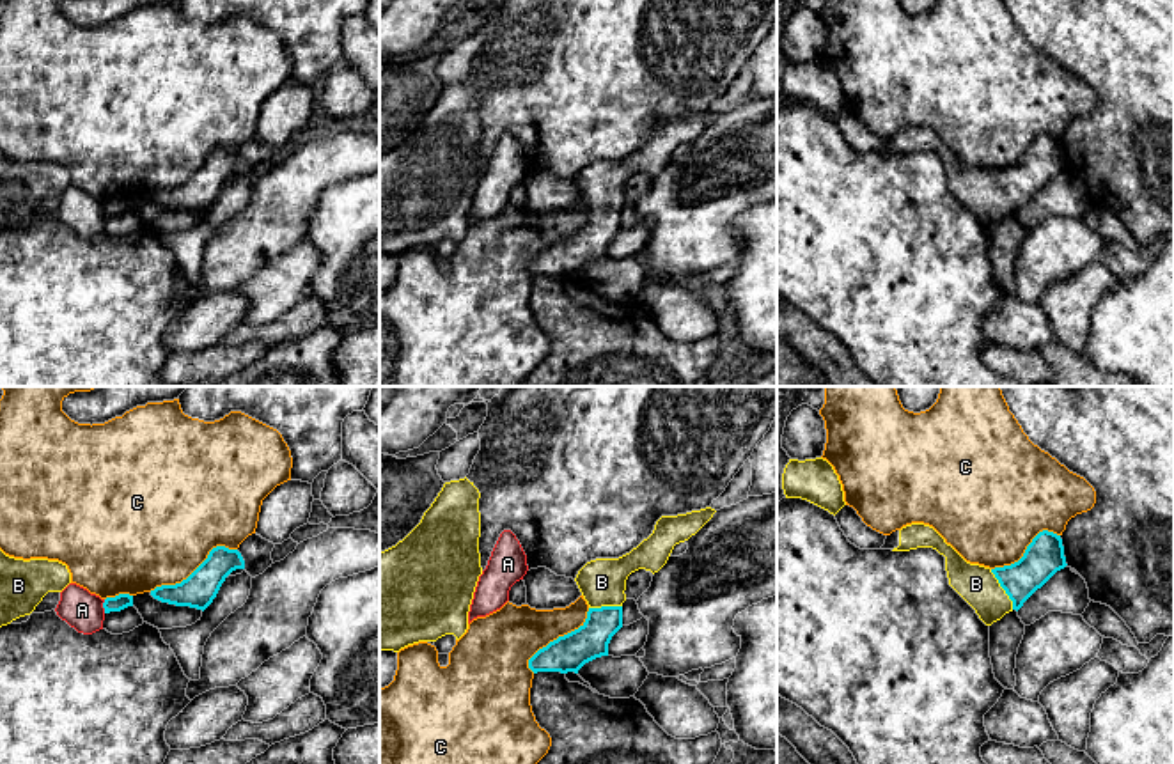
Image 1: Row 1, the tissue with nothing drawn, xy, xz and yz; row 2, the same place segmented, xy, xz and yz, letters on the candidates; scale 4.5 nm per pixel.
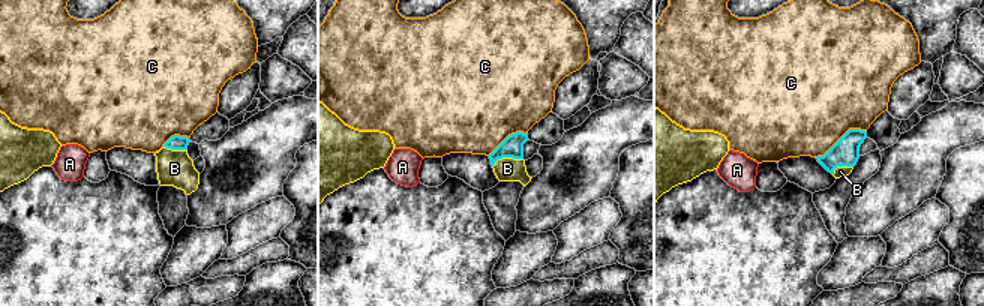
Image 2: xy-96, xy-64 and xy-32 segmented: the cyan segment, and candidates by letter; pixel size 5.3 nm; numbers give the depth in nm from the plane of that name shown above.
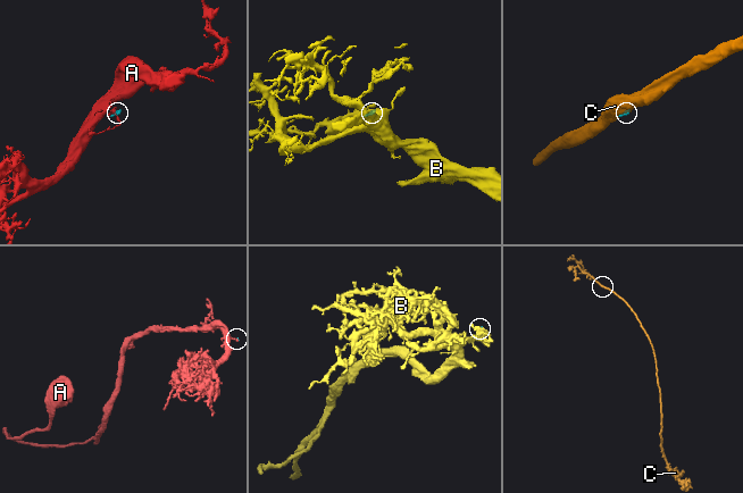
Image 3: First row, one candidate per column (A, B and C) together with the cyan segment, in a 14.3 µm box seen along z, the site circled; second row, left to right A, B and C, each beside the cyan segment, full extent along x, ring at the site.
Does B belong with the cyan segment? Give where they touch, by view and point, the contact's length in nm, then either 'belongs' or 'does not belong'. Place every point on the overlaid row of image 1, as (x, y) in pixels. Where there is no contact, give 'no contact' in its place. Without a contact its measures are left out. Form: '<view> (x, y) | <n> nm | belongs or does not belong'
yz (1002, 587) | 220 nm | belongs

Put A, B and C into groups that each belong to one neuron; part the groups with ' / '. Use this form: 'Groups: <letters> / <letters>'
Groups: A / B / C

